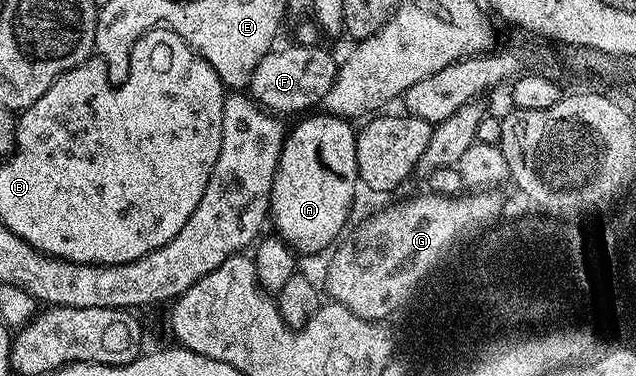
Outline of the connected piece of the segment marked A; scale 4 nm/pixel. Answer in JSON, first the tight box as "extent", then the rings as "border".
{"extent":[269,115,359,257],"border":[[[306,115],[301,118],[306,120],[288,129],[269,199],[276,235],[302,257],[323,251],[337,235],[340,237],[346,231],[353,195],[359,189],[354,125],[343,116],[313,115]]]}

